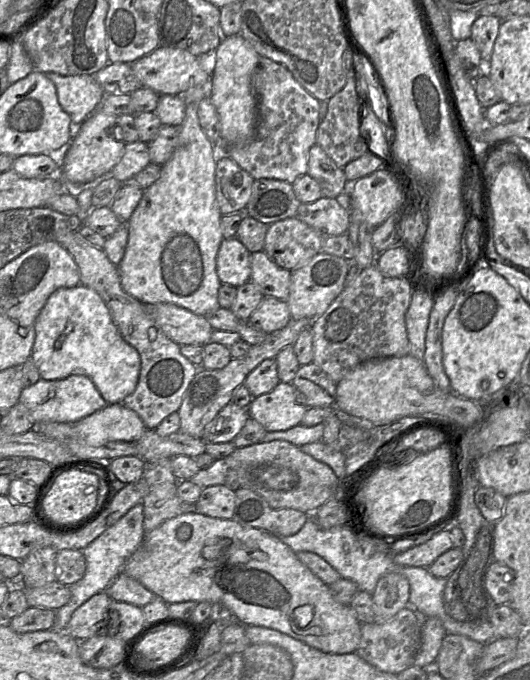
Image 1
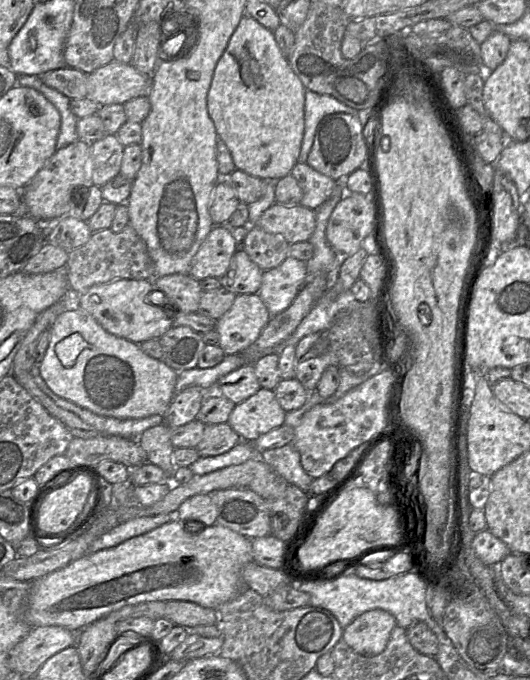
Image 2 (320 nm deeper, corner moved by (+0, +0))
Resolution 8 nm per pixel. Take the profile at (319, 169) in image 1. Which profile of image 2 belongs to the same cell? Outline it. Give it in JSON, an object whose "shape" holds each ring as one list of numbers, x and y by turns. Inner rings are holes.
{"shape":[[297,161,290,174,297,180,303,192,299,203,313,210,329,198,337,184,336,180,316,171,306,162]]}

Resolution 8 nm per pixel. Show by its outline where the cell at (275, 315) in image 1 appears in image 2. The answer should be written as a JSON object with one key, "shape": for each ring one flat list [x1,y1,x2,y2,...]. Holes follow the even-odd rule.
{"shape":[[258,293,237,294,231,308,216,320,218,345,225,355,243,353,257,340,271,317]]}

